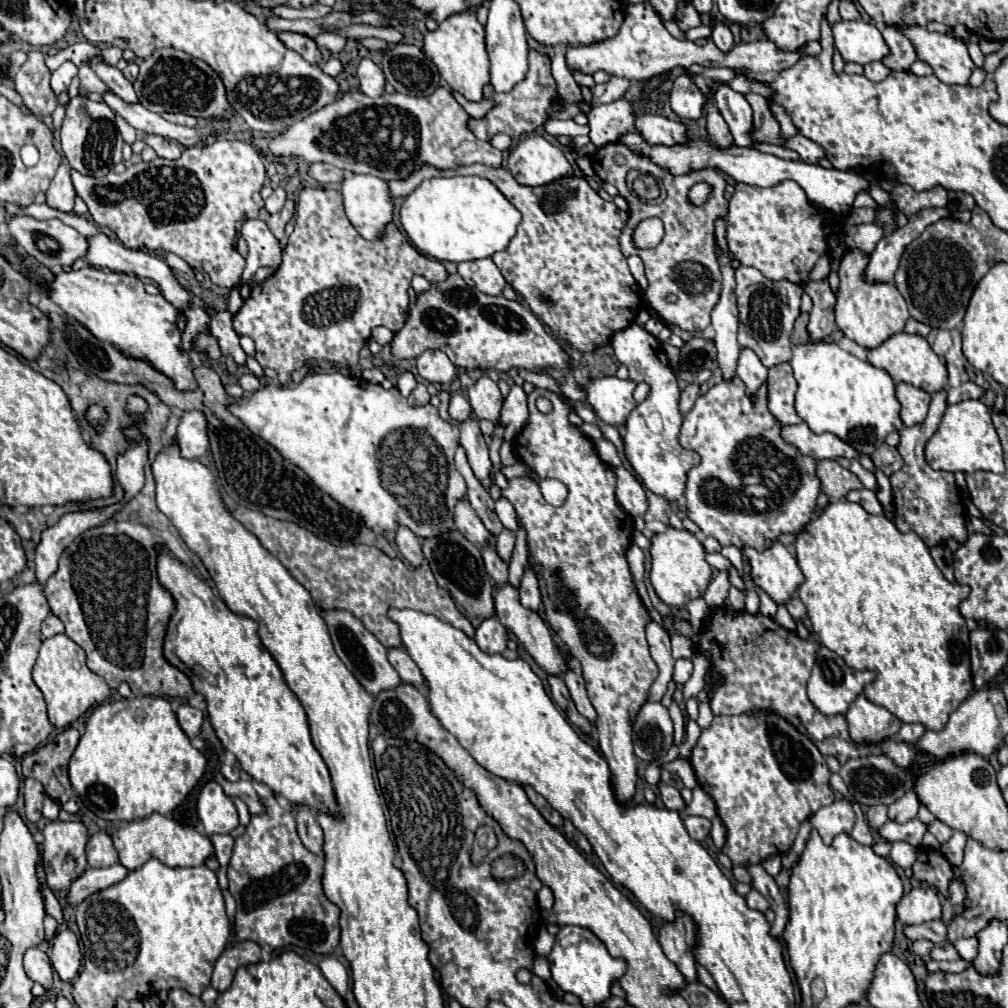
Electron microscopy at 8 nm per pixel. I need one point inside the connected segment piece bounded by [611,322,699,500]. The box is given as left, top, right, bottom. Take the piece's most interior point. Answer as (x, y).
(650, 439)

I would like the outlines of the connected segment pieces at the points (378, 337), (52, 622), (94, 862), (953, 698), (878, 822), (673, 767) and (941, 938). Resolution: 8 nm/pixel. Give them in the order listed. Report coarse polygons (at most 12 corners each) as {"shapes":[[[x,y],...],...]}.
{"shapes":[[[385,326],[373,330],[371,340],[379,344],[389,344],[393,332]],[[53,614],[43,622],[43,638],[61,634],[63,622]],[[107,832],[93,834],[87,842],[91,868],[119,862]],[[849,500],[795,534],[819,642],[941,730],[971,696],[969,596]],[[887,806],[869,808],[869,828],[877,832],[887,822]],[[675,760],[662,768],[675,772],[687,788],[697,786],[689,762]],[[933,920],[919,926],[903,926],[909,940],[927,938],[935,944],[945,942],[947,924]]]}

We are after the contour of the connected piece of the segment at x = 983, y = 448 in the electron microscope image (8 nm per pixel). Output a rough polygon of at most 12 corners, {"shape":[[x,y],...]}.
{"shape":[[981,400],[949,404],[925,446],[931,468],[1003,472]]}

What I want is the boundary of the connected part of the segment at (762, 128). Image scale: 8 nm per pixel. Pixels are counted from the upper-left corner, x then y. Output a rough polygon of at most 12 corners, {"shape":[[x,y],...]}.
{"shape":[[745,94],[753,109],[753,142],[783,144],[769,101]]}

